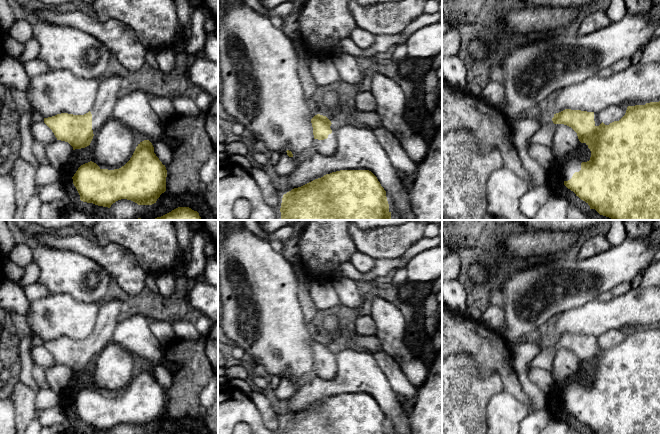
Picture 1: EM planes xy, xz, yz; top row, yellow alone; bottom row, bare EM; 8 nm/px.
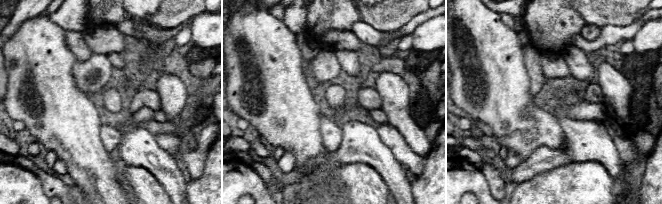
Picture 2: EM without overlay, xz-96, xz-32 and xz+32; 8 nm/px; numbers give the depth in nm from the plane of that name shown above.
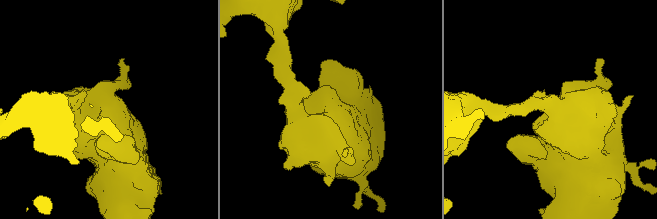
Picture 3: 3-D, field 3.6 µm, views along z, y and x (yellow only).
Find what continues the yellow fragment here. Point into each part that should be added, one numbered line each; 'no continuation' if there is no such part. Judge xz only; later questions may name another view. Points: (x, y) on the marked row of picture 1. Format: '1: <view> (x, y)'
1: xz (327, 147)

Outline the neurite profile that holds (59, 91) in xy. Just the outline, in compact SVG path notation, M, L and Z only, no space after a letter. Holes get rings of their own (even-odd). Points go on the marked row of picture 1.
M53 70L32 77L25 93L32 110L48 118L61 113L88 113L95 104L98 89L98 79L77 77L68 70Z

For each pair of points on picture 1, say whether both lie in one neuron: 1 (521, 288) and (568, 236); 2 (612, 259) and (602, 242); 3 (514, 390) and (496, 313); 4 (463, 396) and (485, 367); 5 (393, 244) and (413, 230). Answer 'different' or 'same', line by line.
1: different
2: different
3: different
4: different
5: same

